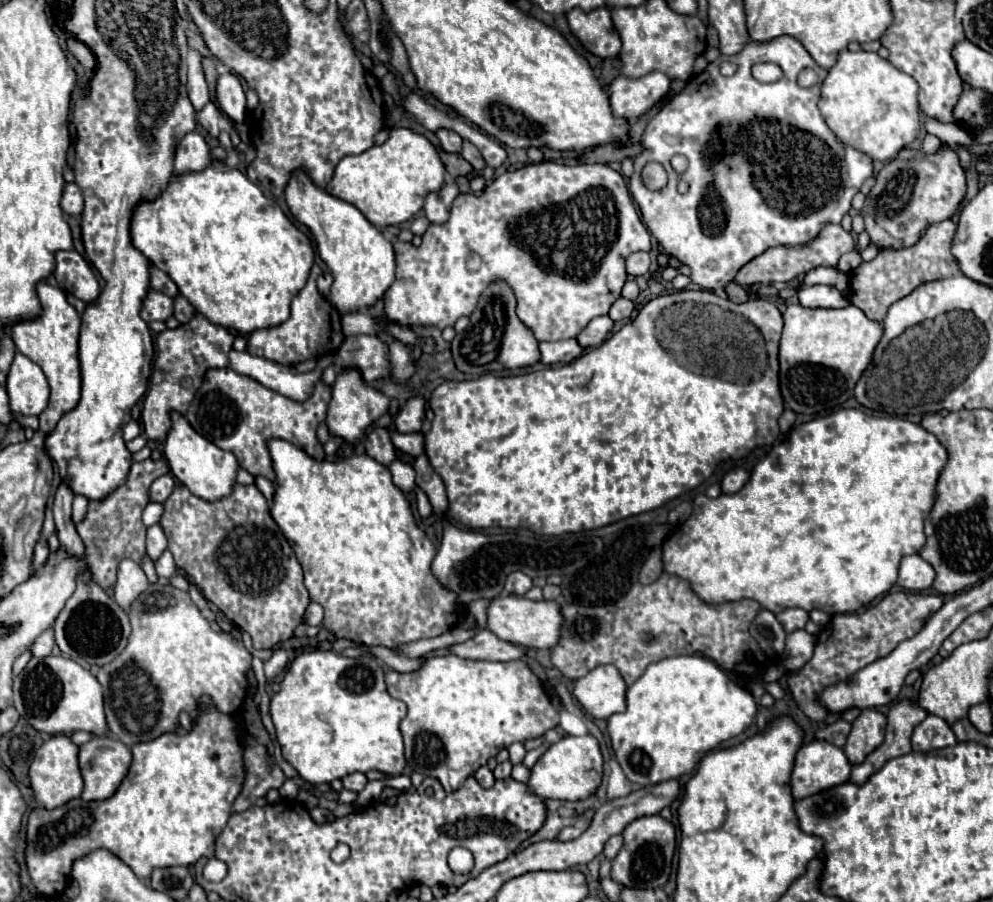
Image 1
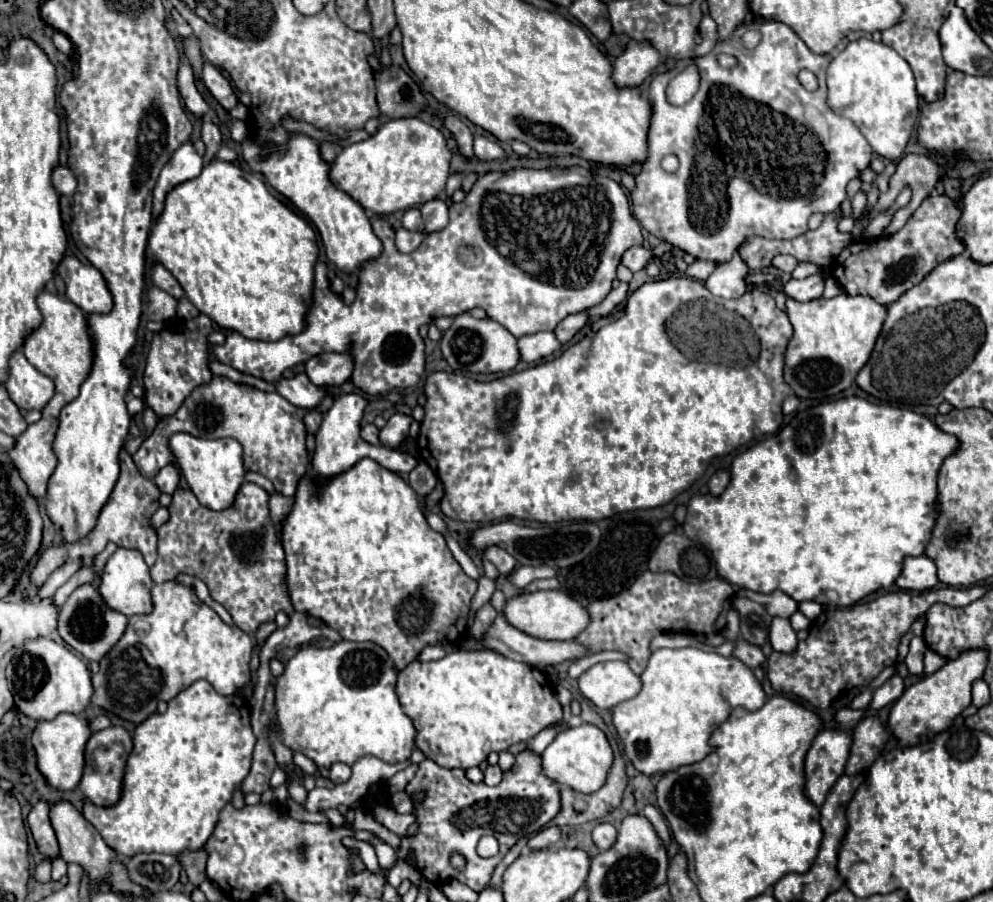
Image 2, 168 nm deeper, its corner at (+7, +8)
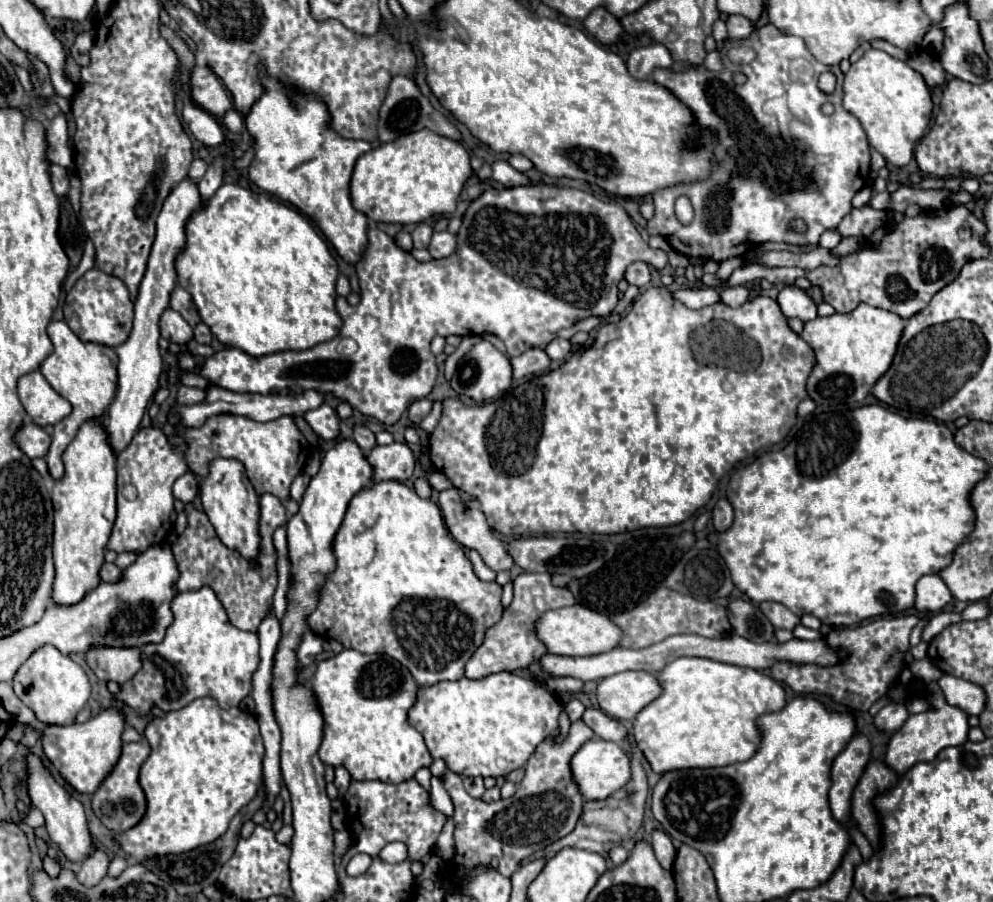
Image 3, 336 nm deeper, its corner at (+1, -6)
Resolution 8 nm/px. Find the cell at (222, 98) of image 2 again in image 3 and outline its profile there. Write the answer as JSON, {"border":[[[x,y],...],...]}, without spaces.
{"border":[[[194,67],[192,71],[192,99],[198,107],[210,111],[214,117],[224,117],[232,109],[232,101],[224,83],[210,71],[210,67]]]}

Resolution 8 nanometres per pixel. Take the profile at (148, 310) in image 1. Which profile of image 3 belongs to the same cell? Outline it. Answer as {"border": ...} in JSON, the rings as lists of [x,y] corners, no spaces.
{"border":[[[166,309],[160,315],[160,335],[172,343],[186,343],[192,339],[192,327],[174,309]]]}

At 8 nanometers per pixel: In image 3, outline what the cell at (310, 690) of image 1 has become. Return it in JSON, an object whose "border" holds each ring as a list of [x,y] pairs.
{"border":[[[344,649],[342,653],[318,663],[318,671],[314,673],[310,689],[324,717],[324,737],[318,749],[324,765],[344,767],[356,781],[370,777],[384,783],[402,783],[412,779],[418,769],[432,763],[432,755],[428,753],[422,735],[410,727],[410,723],[406,723],[406,715],[414,705],[418,685],[410,671],[406,671],[406,667],[402,667],[402,663],[390,655],[366,655],[354,649]]]}

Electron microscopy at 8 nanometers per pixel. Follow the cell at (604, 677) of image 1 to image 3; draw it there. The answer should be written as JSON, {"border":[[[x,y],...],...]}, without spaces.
{"border":[[[624,671],[598,683],[596,699],[600,709],[618,721],[632,721],[640,709],[654,701],[662,689],[656,675],[646,671]]]}

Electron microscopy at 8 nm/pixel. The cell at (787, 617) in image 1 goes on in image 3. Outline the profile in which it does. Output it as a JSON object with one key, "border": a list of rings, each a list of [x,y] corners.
{"border":[[[768,601],[760,603],[760,611],[770,619],[770,623],[776,629],[792,631],[800,623],[800,617],[794,615],[790,609],[786,609],[782,603],[768,603]]]}

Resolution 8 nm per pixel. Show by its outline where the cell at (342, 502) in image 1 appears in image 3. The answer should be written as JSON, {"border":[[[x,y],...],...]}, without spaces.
{"border":[[[378,481],[358,491],[334,537],[336,569],[326,575],[318,593],[316,609],[308,615],[308,627],[324,637],[336,639],[346,649],[360,653],[386,653],[410,669],[418,685],[456,681],[464,675],[466,659],[482,643],[486,627],[502,617],[502,587],[480,581],[460,545],[448,537],[440,509],[430,499],[420,499],[400,481]]]}

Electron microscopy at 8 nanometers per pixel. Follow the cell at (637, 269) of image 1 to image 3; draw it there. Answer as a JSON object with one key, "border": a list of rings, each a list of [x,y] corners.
{"border":[[[642,261],[632,263],[626,269],[626,281],[630,285],[636,285],[636,287],[646,287],[650,283],[650,267],[646,263],[642,263]]]}

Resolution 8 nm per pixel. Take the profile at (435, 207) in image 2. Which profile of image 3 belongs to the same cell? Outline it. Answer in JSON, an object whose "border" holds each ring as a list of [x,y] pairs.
{"border":[[[436,231],[432,235],[428,251],[430,251],[430,255],[434,259],[442,259],[442,257],[450,255],[454,249],[456,249],[456,235],[454,233],[450,233],[450,231]]]}

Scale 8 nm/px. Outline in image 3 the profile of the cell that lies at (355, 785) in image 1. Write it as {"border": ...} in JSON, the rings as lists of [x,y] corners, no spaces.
{"border":[[[336,767],[336,779],[334,779],[334,785],[336,785],[336,789],[338,789],[338,793],[340,795],[344,795],[346,791],[348,791],[348,787],[350,787],[350,773],[344,769],[344,767]]]}

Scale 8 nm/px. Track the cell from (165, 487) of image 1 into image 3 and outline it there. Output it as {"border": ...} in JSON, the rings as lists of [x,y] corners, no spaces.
{"border":[[[184,473],[174,483],[174,499],[180,499],[182,503],[190,503],[198,493],[198,479],[190,473]]]}

